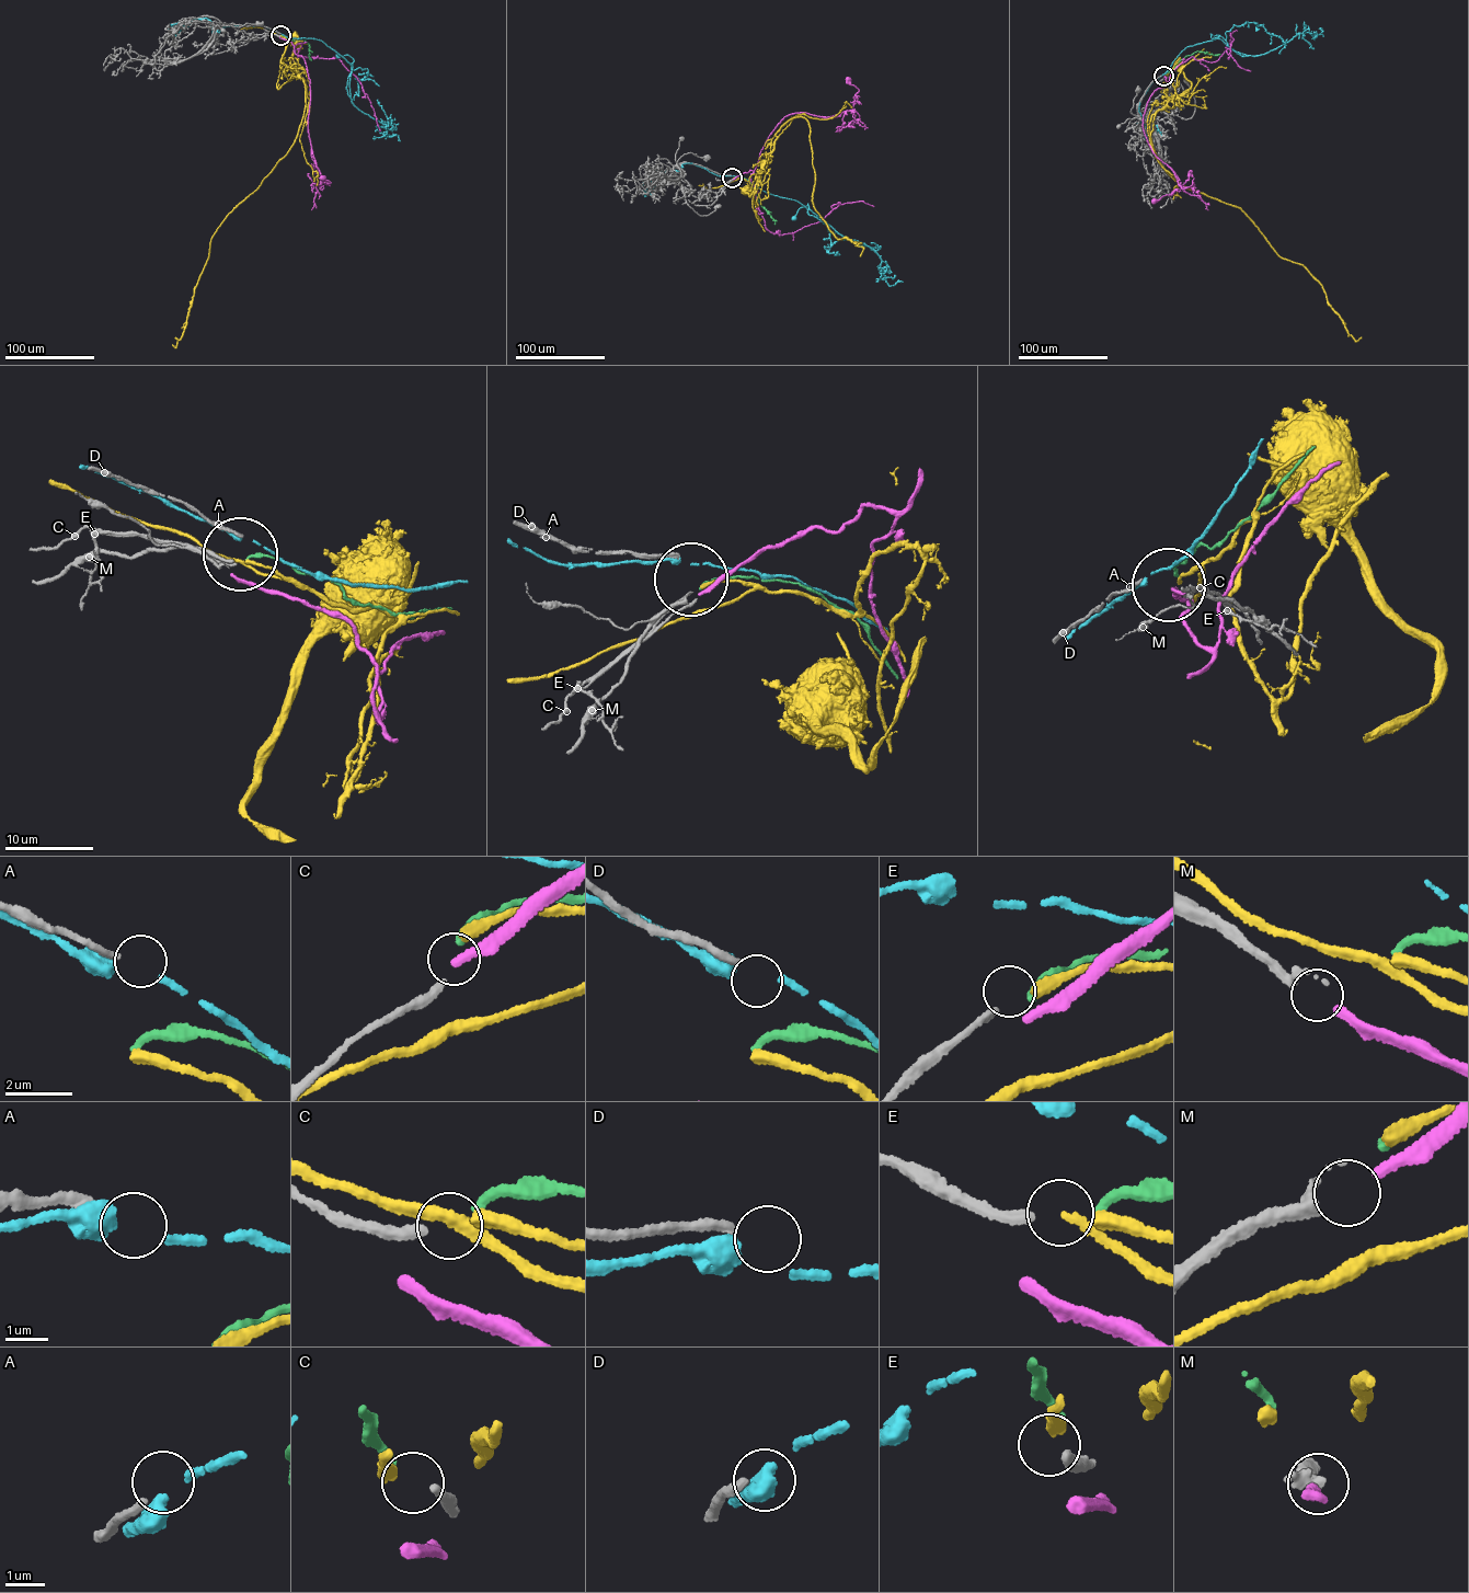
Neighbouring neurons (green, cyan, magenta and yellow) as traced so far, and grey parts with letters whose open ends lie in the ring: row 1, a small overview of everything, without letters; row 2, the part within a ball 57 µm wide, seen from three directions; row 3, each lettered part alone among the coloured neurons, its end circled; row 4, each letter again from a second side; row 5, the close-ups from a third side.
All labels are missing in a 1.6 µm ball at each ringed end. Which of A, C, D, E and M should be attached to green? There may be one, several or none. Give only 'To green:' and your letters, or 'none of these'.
To green: C

